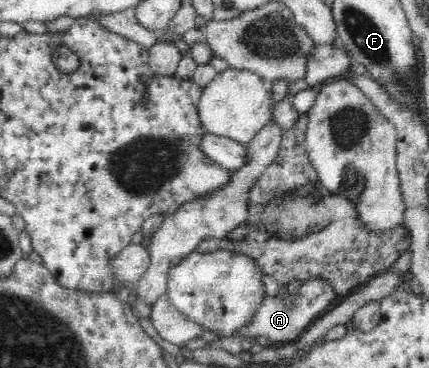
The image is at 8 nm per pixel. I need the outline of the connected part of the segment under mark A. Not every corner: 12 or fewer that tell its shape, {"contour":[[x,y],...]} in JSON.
{"contour":[[321,277],[263,297],[244,335],[297,341],[341,298]]}

